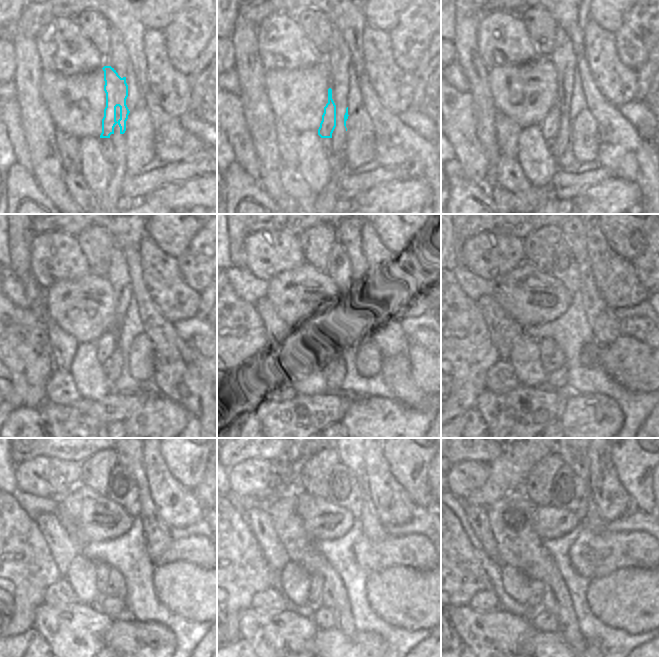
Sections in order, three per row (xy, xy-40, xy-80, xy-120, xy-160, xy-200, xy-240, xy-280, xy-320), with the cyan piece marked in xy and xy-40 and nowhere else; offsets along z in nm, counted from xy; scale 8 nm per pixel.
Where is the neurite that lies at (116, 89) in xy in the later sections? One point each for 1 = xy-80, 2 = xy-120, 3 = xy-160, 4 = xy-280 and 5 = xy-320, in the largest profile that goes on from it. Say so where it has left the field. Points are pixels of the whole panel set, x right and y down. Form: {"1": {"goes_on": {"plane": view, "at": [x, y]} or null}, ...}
{"1": {"goes_on": {"plane": "xy-80", "at": [550, 127]}}, "2": {"goes_on": {"plane": "xy-120", "at": [106, 347]}}, "3": {"goes_on": {"plane": "xy-160", "at": [328, 357]}}, "4": {"goes_on": {"plane": "xy-280", "at": [319, 585]}}, "5": {"goes_on": {"plane": "xy-320", "at": [540, 592]}}}

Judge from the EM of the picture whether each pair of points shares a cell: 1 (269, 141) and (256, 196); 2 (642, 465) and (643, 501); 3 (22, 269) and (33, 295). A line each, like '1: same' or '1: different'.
1: different
2: same
3: same

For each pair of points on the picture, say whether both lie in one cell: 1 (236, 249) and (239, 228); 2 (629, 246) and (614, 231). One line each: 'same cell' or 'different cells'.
1: same cell
2: same cell

